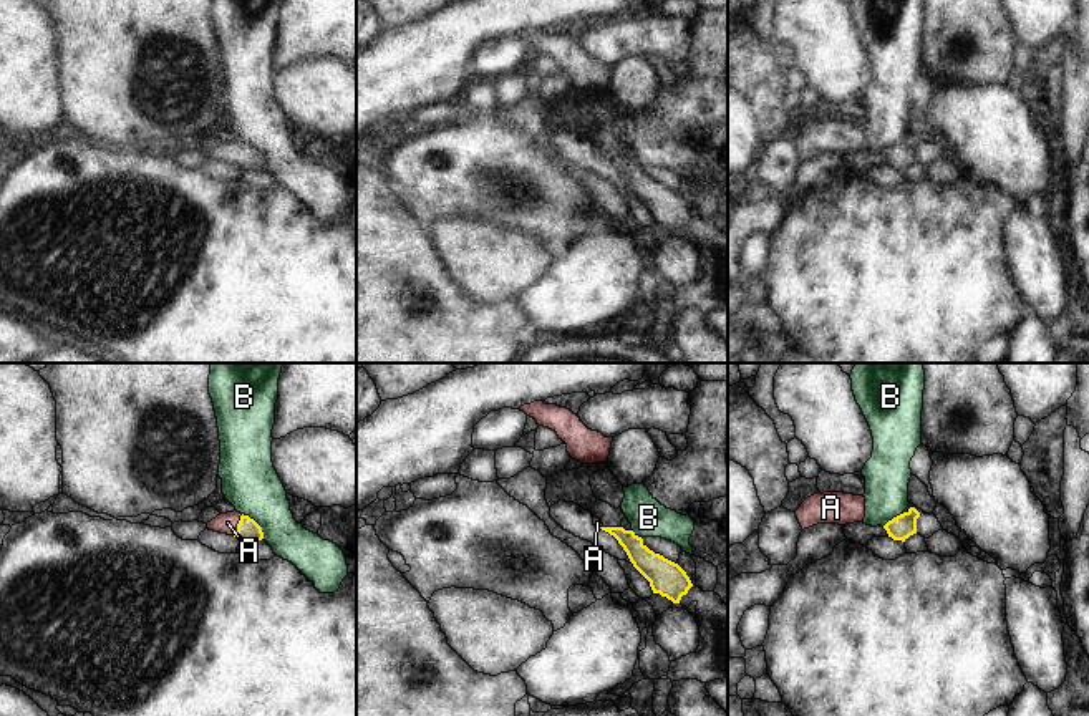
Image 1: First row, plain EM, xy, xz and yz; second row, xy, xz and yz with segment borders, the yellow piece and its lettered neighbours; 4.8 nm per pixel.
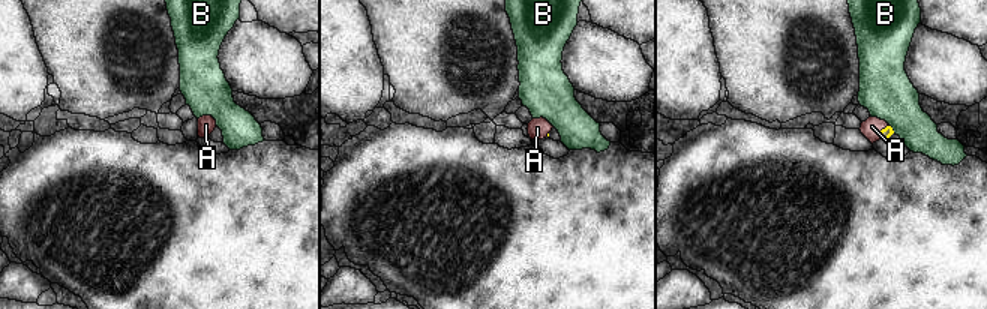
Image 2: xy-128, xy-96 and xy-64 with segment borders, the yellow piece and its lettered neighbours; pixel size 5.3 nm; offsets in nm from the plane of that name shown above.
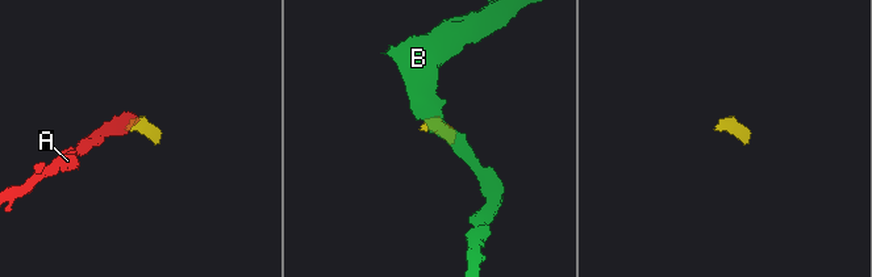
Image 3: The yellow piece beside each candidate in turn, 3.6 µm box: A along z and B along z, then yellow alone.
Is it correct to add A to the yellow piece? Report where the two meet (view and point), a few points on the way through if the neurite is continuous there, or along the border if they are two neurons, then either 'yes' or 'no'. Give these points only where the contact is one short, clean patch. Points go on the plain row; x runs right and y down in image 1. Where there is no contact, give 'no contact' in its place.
meets yellow in xy at (237, 154); runs through xy (247, 158), (237, 154), (227, 151); yes

